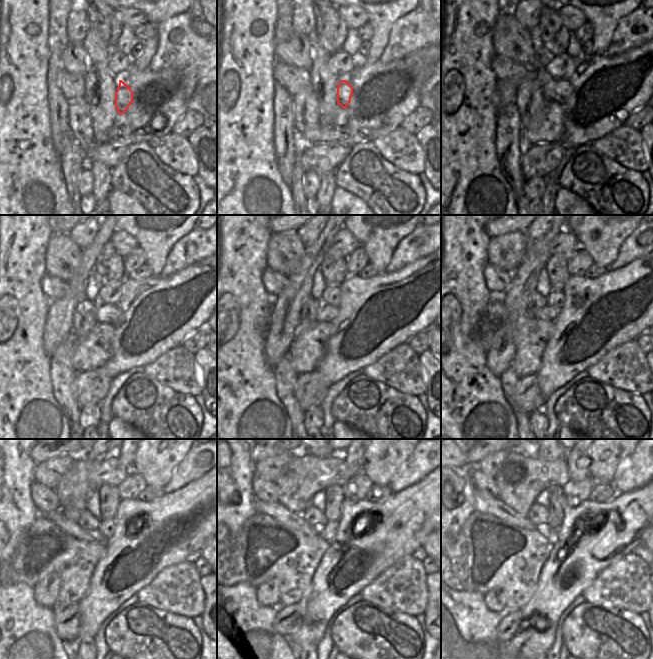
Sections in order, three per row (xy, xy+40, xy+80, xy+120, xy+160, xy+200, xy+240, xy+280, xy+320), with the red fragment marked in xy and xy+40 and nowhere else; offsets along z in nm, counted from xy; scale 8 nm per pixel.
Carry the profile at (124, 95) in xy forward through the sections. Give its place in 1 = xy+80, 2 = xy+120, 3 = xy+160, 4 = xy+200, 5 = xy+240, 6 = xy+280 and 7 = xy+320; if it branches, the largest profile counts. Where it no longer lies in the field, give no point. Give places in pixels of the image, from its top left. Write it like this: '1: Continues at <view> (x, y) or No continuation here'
1: Continues at xy+80 (558, 90)
2: Continues at xy+120 (106, 313)
3: Continues at xy+160 (327, 313)
4: Continues at xy+200 (549, 313)
5: Continues at xy+240 (73, 528)
6: Continues at xy+280 (275, 510)
7: Continues at xy+320 (483, 502).

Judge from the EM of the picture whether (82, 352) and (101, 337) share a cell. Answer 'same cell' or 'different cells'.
same cell

